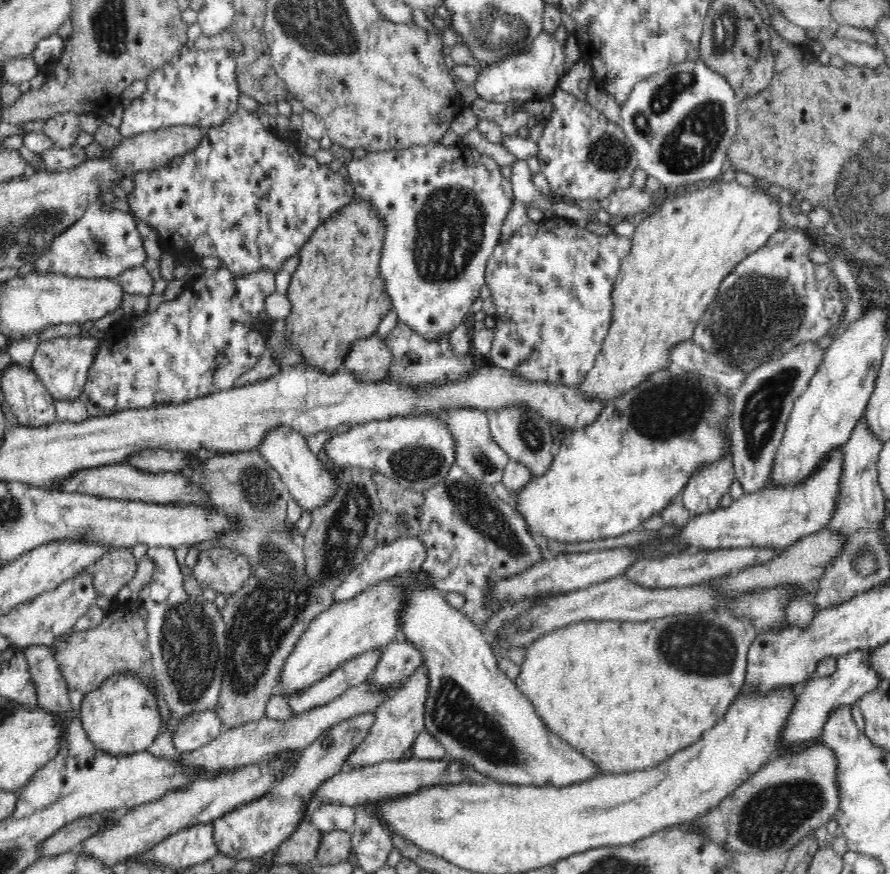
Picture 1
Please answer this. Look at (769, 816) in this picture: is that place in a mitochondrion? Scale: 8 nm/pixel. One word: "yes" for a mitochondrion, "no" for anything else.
yes

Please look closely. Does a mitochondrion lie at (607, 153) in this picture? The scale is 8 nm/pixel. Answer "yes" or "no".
yes

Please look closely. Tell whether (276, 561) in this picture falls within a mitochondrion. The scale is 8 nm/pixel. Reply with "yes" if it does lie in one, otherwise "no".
yes

